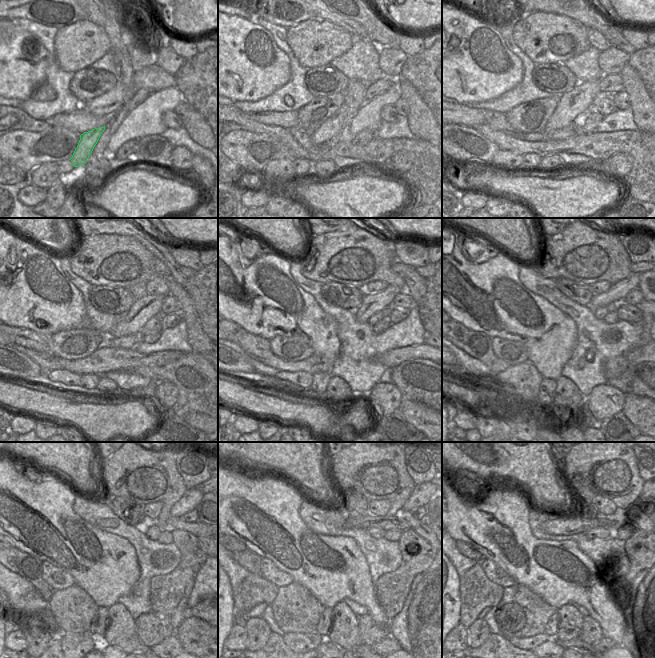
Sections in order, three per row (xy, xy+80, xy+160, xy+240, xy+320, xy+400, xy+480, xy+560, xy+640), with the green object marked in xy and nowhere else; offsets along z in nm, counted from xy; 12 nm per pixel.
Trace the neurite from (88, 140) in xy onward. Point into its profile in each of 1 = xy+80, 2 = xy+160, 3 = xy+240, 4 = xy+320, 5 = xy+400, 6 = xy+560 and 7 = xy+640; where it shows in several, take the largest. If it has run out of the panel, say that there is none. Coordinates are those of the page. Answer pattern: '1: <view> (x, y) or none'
1: xy+80 (329, 128)
2: xy+160 (574, 102)
3: xy+240 (143, 309)
4: xy+320 (374, 302)
5: xy+400 (616, 292)
6: xy+560 (421, 495)
7: xy+640 (645, 493)

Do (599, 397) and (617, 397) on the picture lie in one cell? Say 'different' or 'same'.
same

